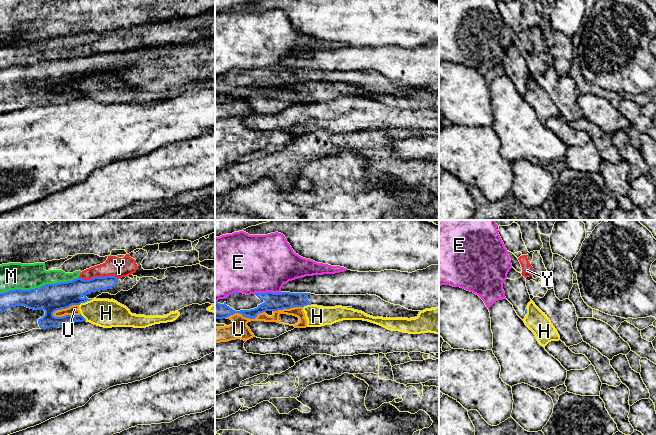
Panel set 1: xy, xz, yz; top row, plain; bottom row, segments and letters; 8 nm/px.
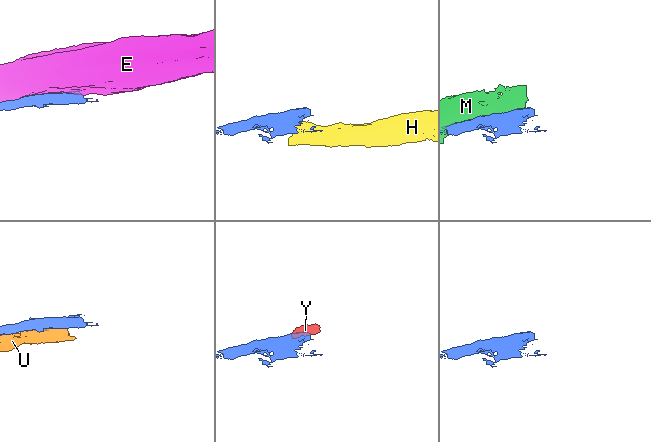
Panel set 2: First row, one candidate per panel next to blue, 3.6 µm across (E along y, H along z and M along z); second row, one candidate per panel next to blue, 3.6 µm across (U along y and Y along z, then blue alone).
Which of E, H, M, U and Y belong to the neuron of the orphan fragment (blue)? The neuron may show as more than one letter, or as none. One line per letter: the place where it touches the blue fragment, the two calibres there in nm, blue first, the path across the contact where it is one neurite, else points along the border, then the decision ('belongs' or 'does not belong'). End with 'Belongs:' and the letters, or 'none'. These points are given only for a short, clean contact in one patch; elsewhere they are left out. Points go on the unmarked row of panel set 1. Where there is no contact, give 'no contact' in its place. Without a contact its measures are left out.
E: xz (267, 68) | 140/460 nm | does not belong
H: xy (85, 77) | 220/220 nm | along xy (92, 75), (79, 81) | does not belong
M: xy (39, 63) | 220/220 nm | does not belong
U: xy (66, 91) | 220/80 nm | does not belong
Y: xy (98, 53) | 180/160 nm | along xy (78, 53), (91, 55), (94, 53), (116, 52), (118, 54) | does not belong
Belongs: none

